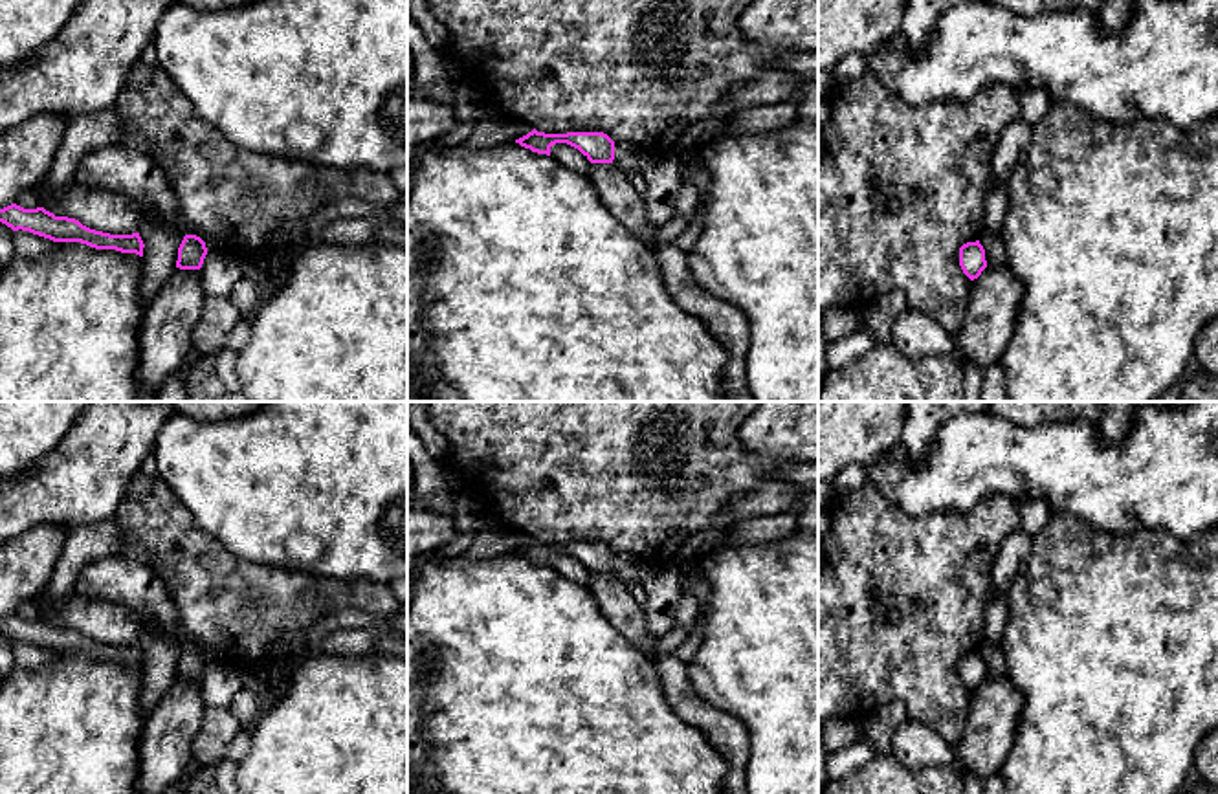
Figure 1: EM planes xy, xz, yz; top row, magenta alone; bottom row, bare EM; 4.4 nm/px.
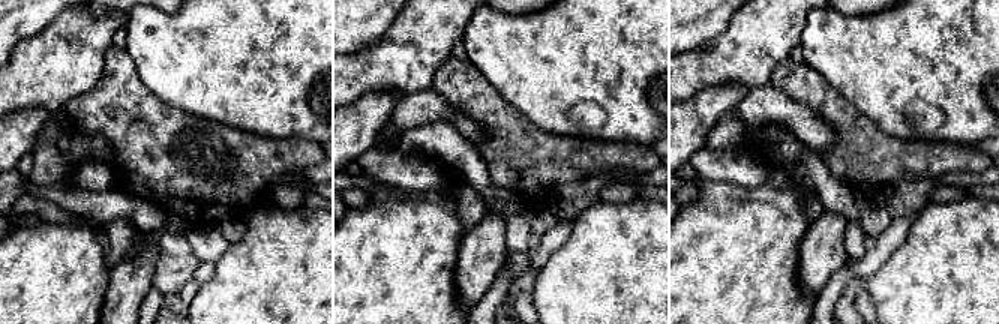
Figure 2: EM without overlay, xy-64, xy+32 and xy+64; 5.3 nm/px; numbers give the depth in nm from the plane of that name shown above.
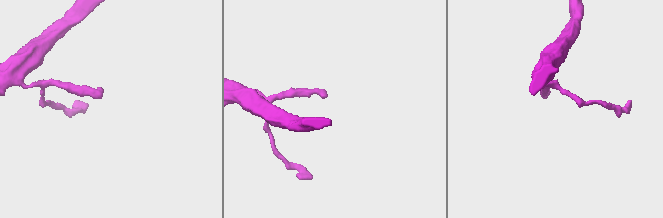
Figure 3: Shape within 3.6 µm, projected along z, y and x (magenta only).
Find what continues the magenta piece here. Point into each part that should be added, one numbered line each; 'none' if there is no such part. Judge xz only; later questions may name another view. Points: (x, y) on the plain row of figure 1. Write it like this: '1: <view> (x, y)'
none

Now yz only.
none

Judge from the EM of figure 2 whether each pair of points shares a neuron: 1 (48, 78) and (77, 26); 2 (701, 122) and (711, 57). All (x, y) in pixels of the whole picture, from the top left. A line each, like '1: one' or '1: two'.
1: one
2: two

